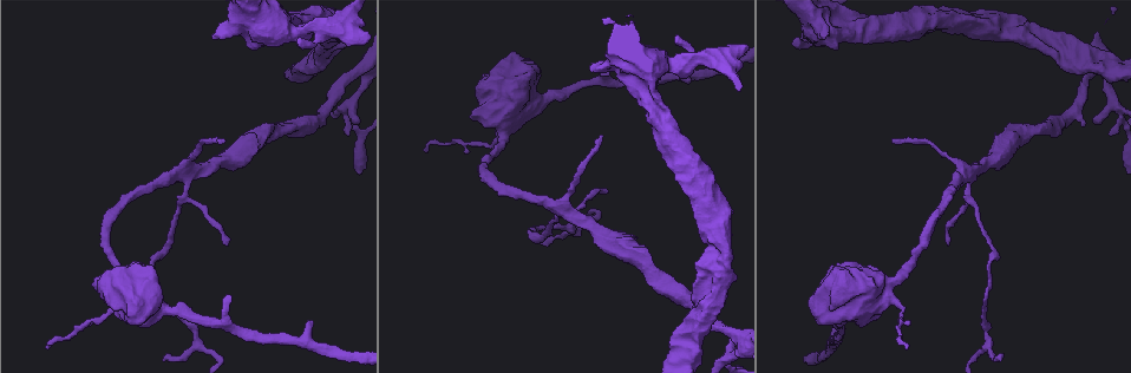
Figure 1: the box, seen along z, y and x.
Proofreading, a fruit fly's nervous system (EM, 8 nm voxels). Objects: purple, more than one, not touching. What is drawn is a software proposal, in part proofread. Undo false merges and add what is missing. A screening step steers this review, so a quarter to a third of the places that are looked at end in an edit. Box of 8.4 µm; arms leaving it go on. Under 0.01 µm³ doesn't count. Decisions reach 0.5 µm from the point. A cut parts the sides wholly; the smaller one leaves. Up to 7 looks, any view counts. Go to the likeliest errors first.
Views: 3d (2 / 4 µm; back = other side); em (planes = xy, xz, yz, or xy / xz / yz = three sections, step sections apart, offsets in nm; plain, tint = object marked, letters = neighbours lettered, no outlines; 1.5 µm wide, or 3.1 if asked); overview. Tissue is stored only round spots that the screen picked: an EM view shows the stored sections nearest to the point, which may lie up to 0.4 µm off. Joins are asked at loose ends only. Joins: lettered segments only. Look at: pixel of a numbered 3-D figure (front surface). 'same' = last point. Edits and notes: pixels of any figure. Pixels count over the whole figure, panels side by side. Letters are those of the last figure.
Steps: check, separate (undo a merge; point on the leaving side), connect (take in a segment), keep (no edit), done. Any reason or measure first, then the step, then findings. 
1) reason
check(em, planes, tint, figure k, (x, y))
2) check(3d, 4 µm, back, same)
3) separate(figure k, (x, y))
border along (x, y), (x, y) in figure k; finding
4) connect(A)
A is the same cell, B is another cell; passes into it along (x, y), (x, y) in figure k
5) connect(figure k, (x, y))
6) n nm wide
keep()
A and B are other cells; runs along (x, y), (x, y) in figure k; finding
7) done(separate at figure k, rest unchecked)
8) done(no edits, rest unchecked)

check(3d, 2 µm, figure 1, (682, 323))

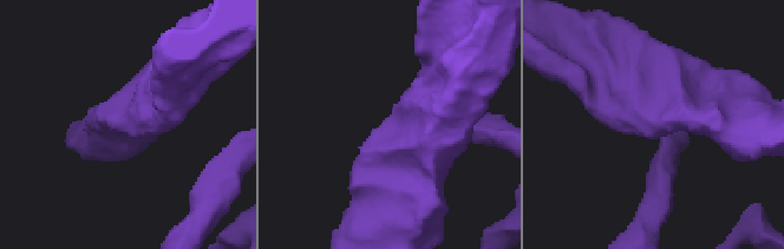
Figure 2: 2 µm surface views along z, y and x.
shape alone is not enough
check(em, planes, letters, figure 2, (390, 120))

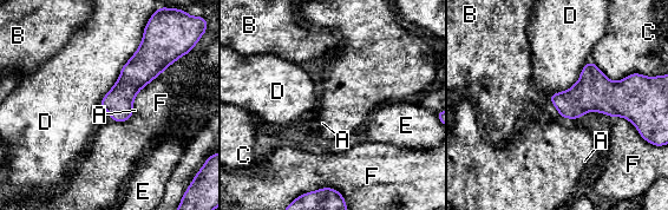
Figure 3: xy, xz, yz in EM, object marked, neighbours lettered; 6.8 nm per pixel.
D touches over 600 nm
keep()
A, B, C, D, E and F are other cells; none of them fits

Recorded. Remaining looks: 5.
branch stops here
check(em, planes, letters, figure 1, (312, 321))

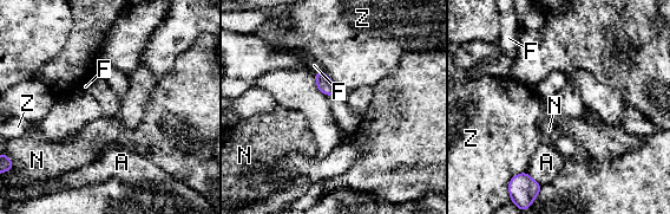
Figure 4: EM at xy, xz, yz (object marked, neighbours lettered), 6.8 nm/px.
keep()
A, F, N and Z are other cells; border along (319, 70), (340, 85) in figure 4; none of them fits

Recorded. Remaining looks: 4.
tapers out
check(3d, 2 µm, figure 1, (603, 189))

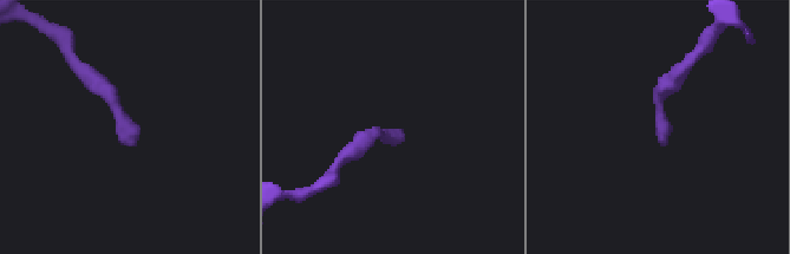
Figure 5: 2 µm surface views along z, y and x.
shape alone is not enough
check(em, xz, step 8, tint, figure 5, (660, 141))

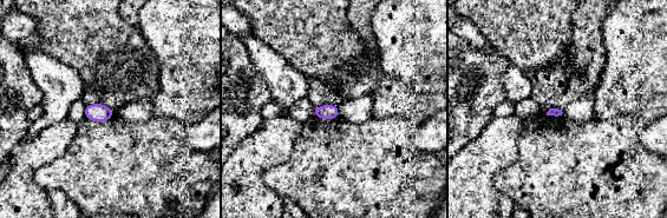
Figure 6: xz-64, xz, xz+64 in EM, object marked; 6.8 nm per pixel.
another direction
check(em, planes, letters, same)

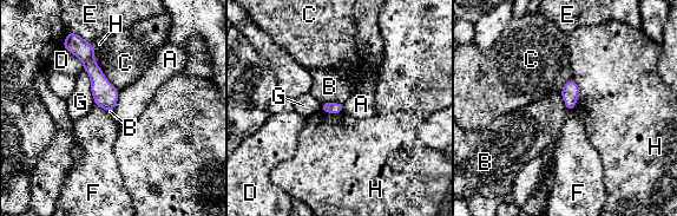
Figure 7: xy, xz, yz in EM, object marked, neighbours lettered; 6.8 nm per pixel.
keep()
A, B, C, D, E, F, G and H are other cells; runs along (71, 44), (87, 59), (110, 108) in figure 7; no lettered segment goes on from it

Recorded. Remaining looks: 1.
done(no edits, rest unchecked)

